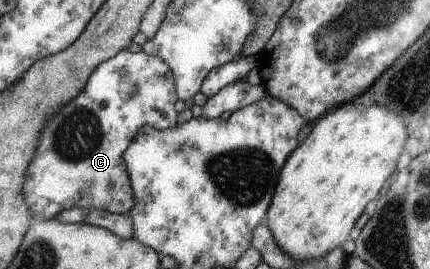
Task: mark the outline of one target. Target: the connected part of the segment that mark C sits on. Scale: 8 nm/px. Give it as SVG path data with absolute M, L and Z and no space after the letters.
M125 49L113 56L112 59L101 63L93 72L84 91L65 107L58 109L56 115L48 120L44 131L41 132L39 147L36 151L36 159L28 166L27 179L24 185L24 199L27 201L33 215L37 216L38 221L55 219L55 216L60 215L63 209L71 209L74 207L100 209L106 212L116 213L117 215L128 215L136 205L136 198L132 190L131 178L128 176L127 166L124 162L124 153L128 151L133 140L136 139L141 130L145 128L152 127L161 131L176 127L177 110L175 110L175 102L177 102L177 96L179 94L175 94L175 88L176 84L172 69L169 68L169 65L161 57L147 55L143 51L133 53Z

